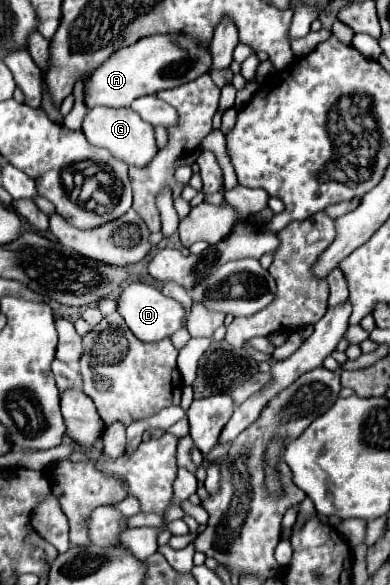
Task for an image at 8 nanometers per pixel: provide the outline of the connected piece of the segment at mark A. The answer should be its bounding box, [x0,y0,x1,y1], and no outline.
[85,36,211,106]

